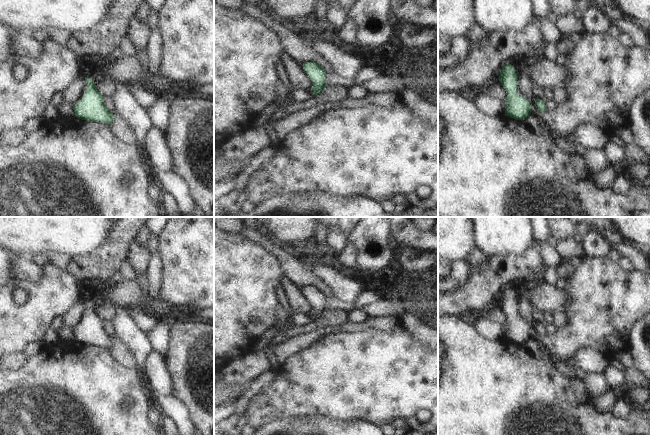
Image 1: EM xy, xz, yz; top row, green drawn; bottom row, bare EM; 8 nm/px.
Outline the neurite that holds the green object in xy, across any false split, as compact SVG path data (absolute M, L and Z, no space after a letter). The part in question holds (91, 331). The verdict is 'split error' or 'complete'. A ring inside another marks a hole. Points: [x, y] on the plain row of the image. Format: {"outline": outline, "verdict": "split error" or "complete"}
{"outline": "M86 302L86 315L82 323L74 332L75 341L89 346L101 346L110 349L113 345L113 337L110 336L103 325L103 320L95 312L91 302Z", "verdict": "complete"}

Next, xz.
{"outline": "M305 286L303 290L310 304L313 305L313 310L310 314L313 316L314 320L320 318L322 313L327 310L326 295L315 286Z", "verdict": "complete"}

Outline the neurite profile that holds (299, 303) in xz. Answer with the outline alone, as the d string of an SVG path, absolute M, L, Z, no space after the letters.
M285 275L281 278L281 285L288 300L291 309L300 315L310 314L313 305L308 297L304 295L302 287L295 285Z

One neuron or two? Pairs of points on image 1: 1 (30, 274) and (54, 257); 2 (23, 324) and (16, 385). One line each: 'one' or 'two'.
1: two
2: two

